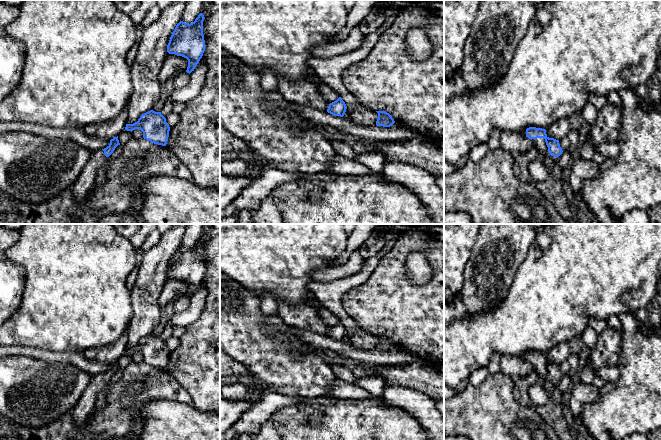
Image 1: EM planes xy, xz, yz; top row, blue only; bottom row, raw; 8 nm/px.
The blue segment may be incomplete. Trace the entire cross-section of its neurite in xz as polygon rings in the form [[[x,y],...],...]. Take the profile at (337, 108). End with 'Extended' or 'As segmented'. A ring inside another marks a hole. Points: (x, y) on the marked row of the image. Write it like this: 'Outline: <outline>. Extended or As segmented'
Outline: [[[322,83],[318,89],[324,99],[329,103],[327,112],[334,116],[343,117],[347,106],[340,95],[325,83]]]. Extended

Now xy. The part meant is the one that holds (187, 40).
Outline: [[[200,13],[195,21],[190,24],[180,21],[176,25],[167,45],[169,54],[182,56],[188,60],[186,72],[189,74],[194,71],[205,51],[204,19],[204,15]]]. As segmented

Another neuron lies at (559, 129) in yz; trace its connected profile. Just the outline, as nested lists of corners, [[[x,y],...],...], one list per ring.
[[[576,112],[570,117],[563,118],[559,121],[554,122],[546,130],[547,137],[560,140],[571,130],[579,130],[580,127],[585,123],[582,113]]]

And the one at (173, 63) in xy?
[[[169,54],[163,62],[158,75],[160,84],[164,84],[173,74],[186,71],[187,67],[188,60],[186,58],[175,54]]]

